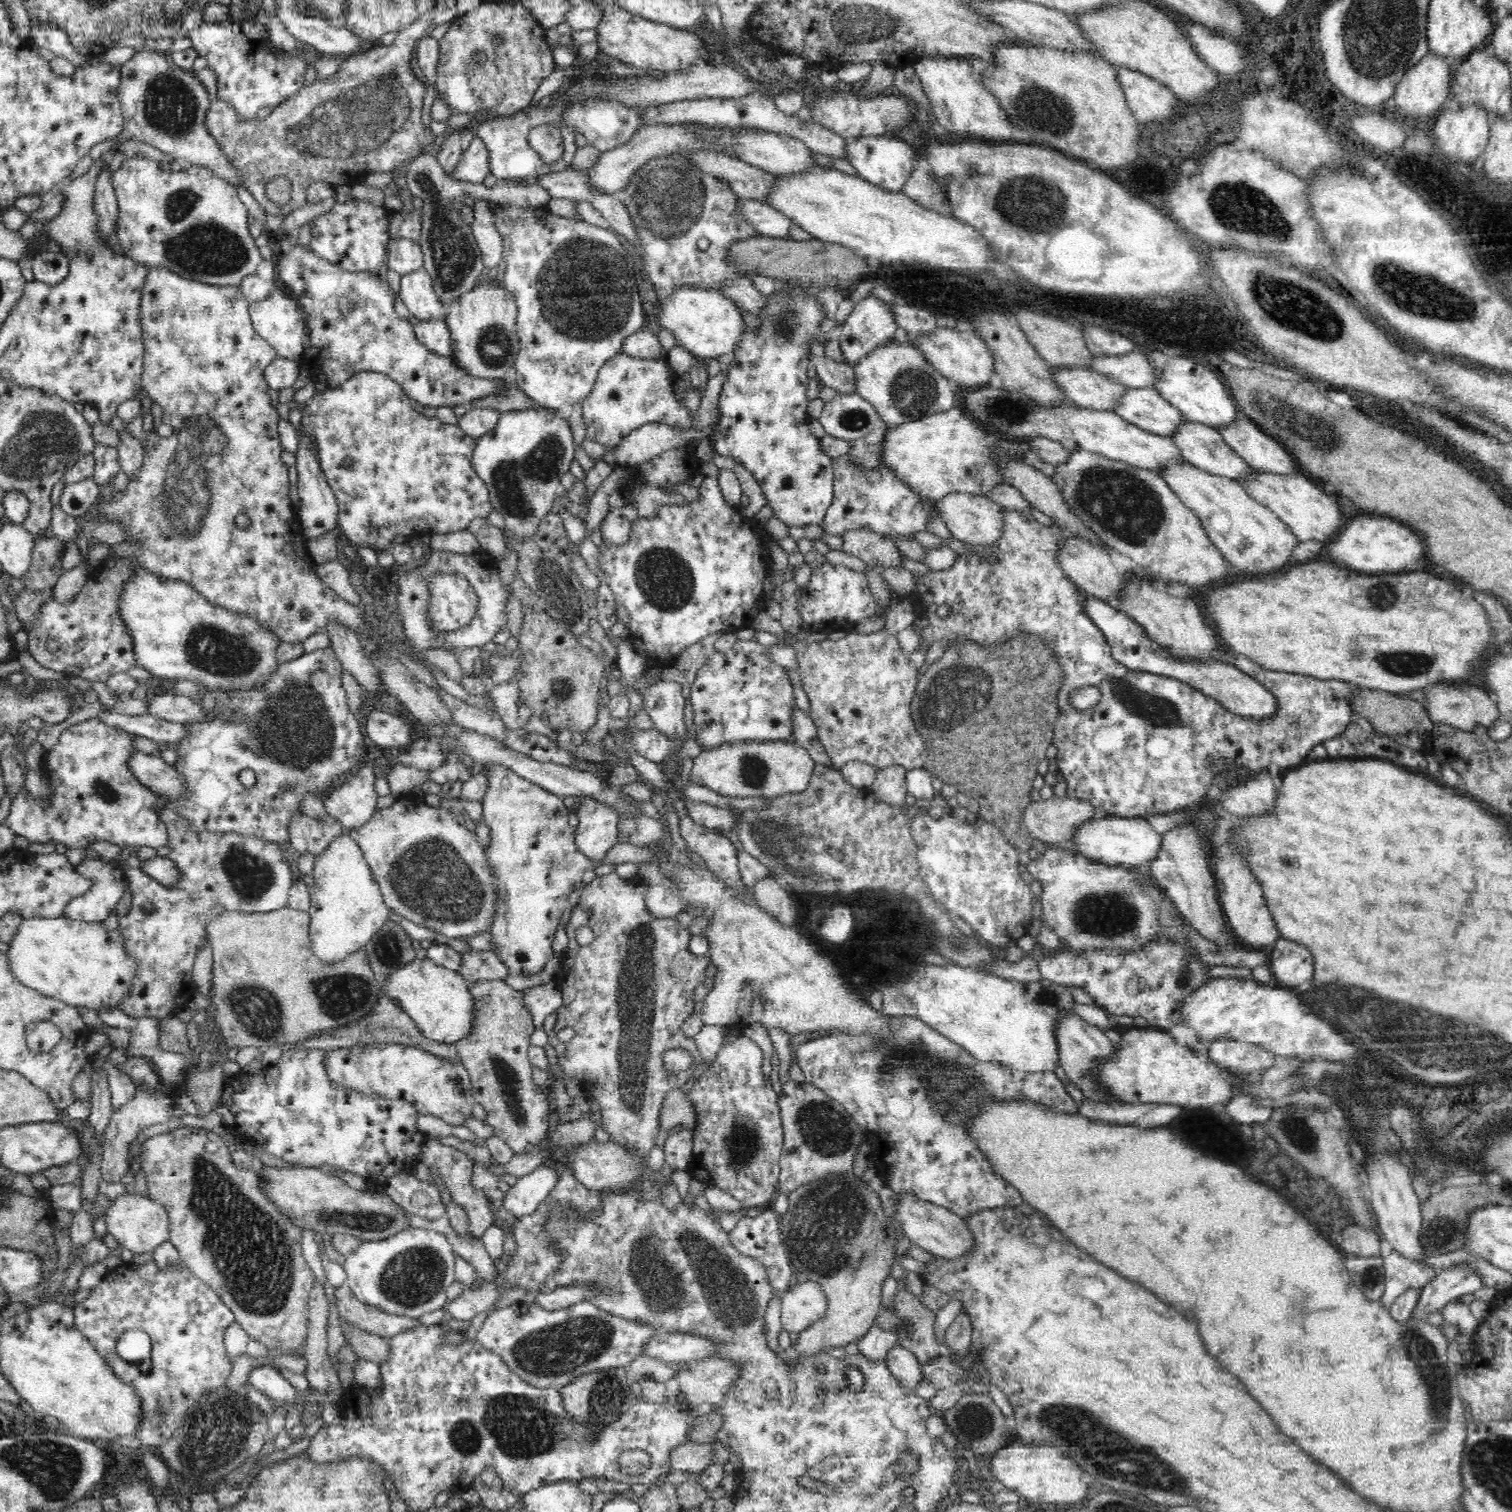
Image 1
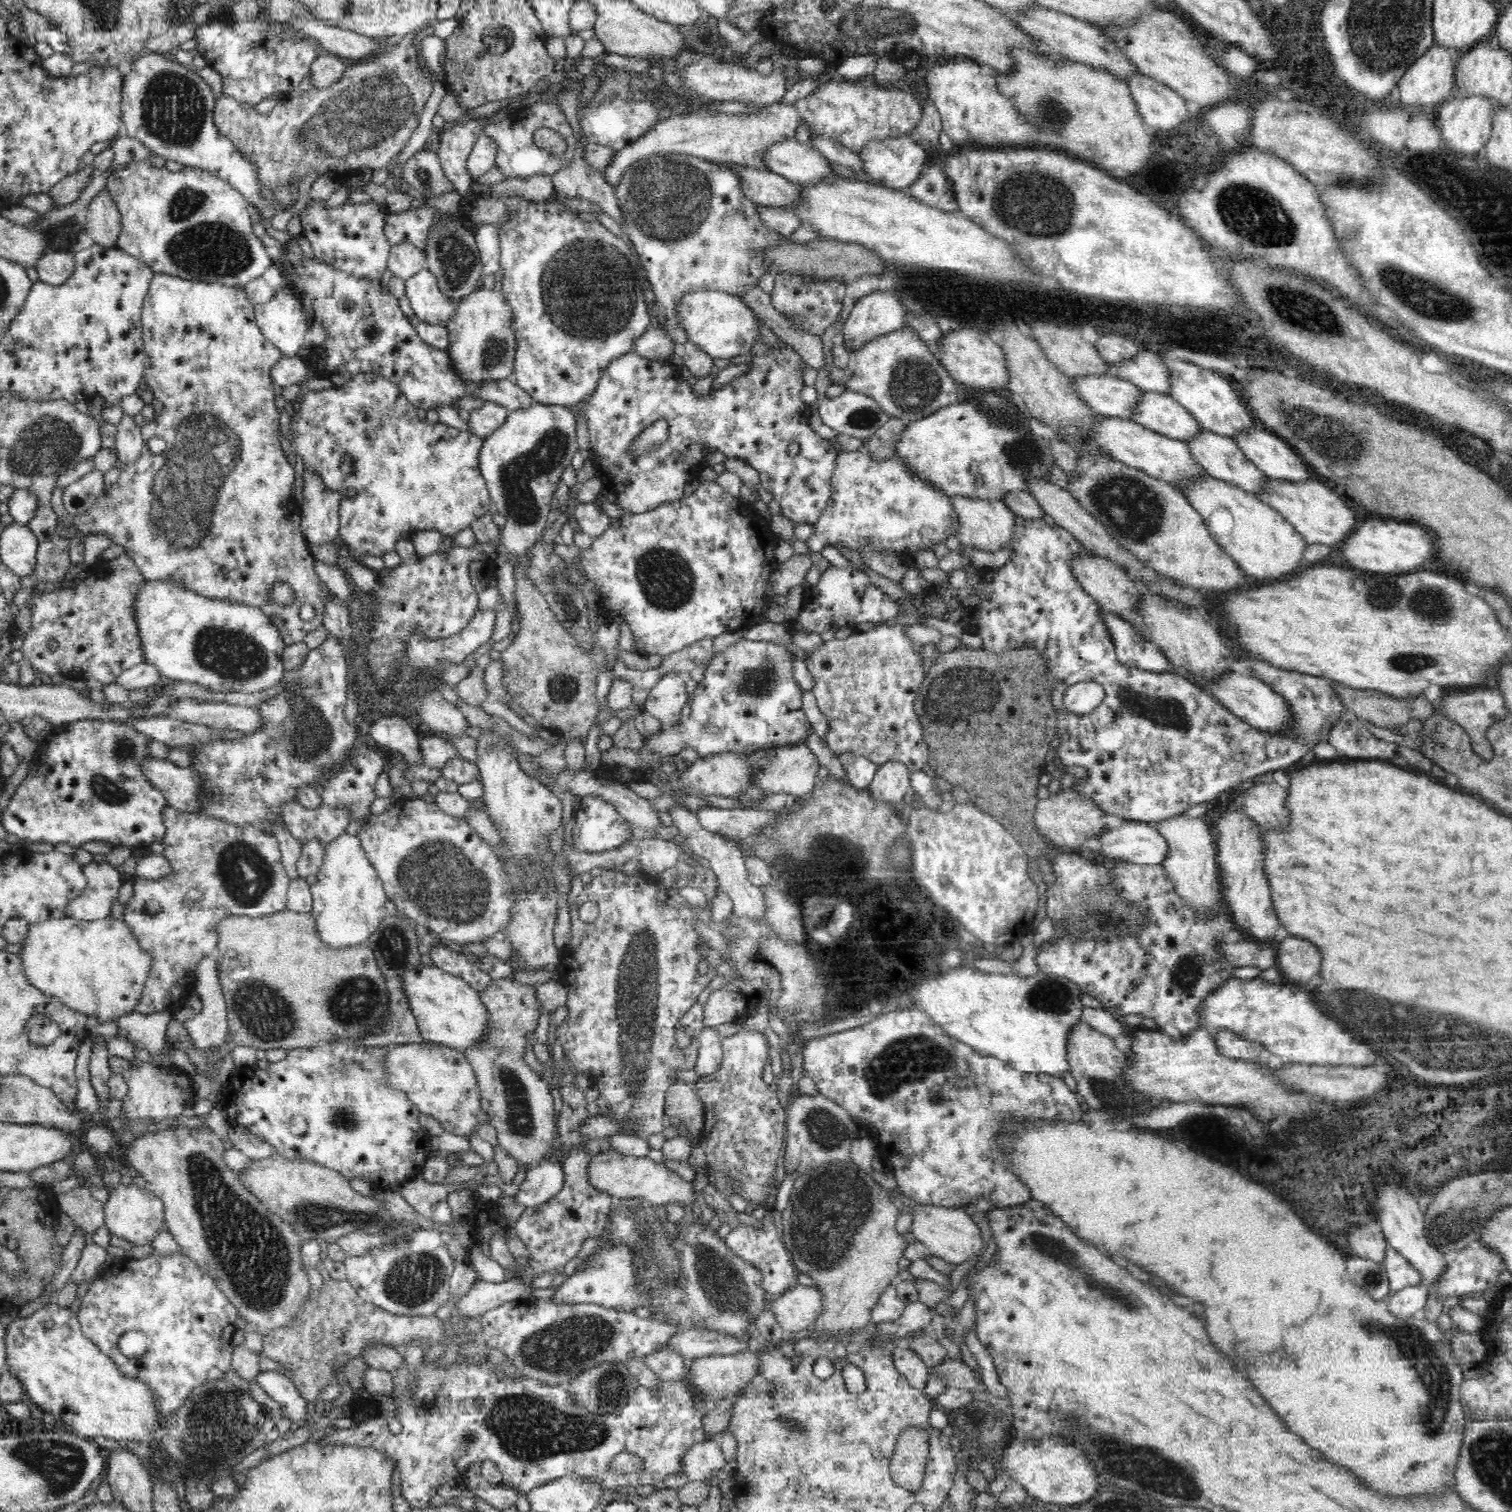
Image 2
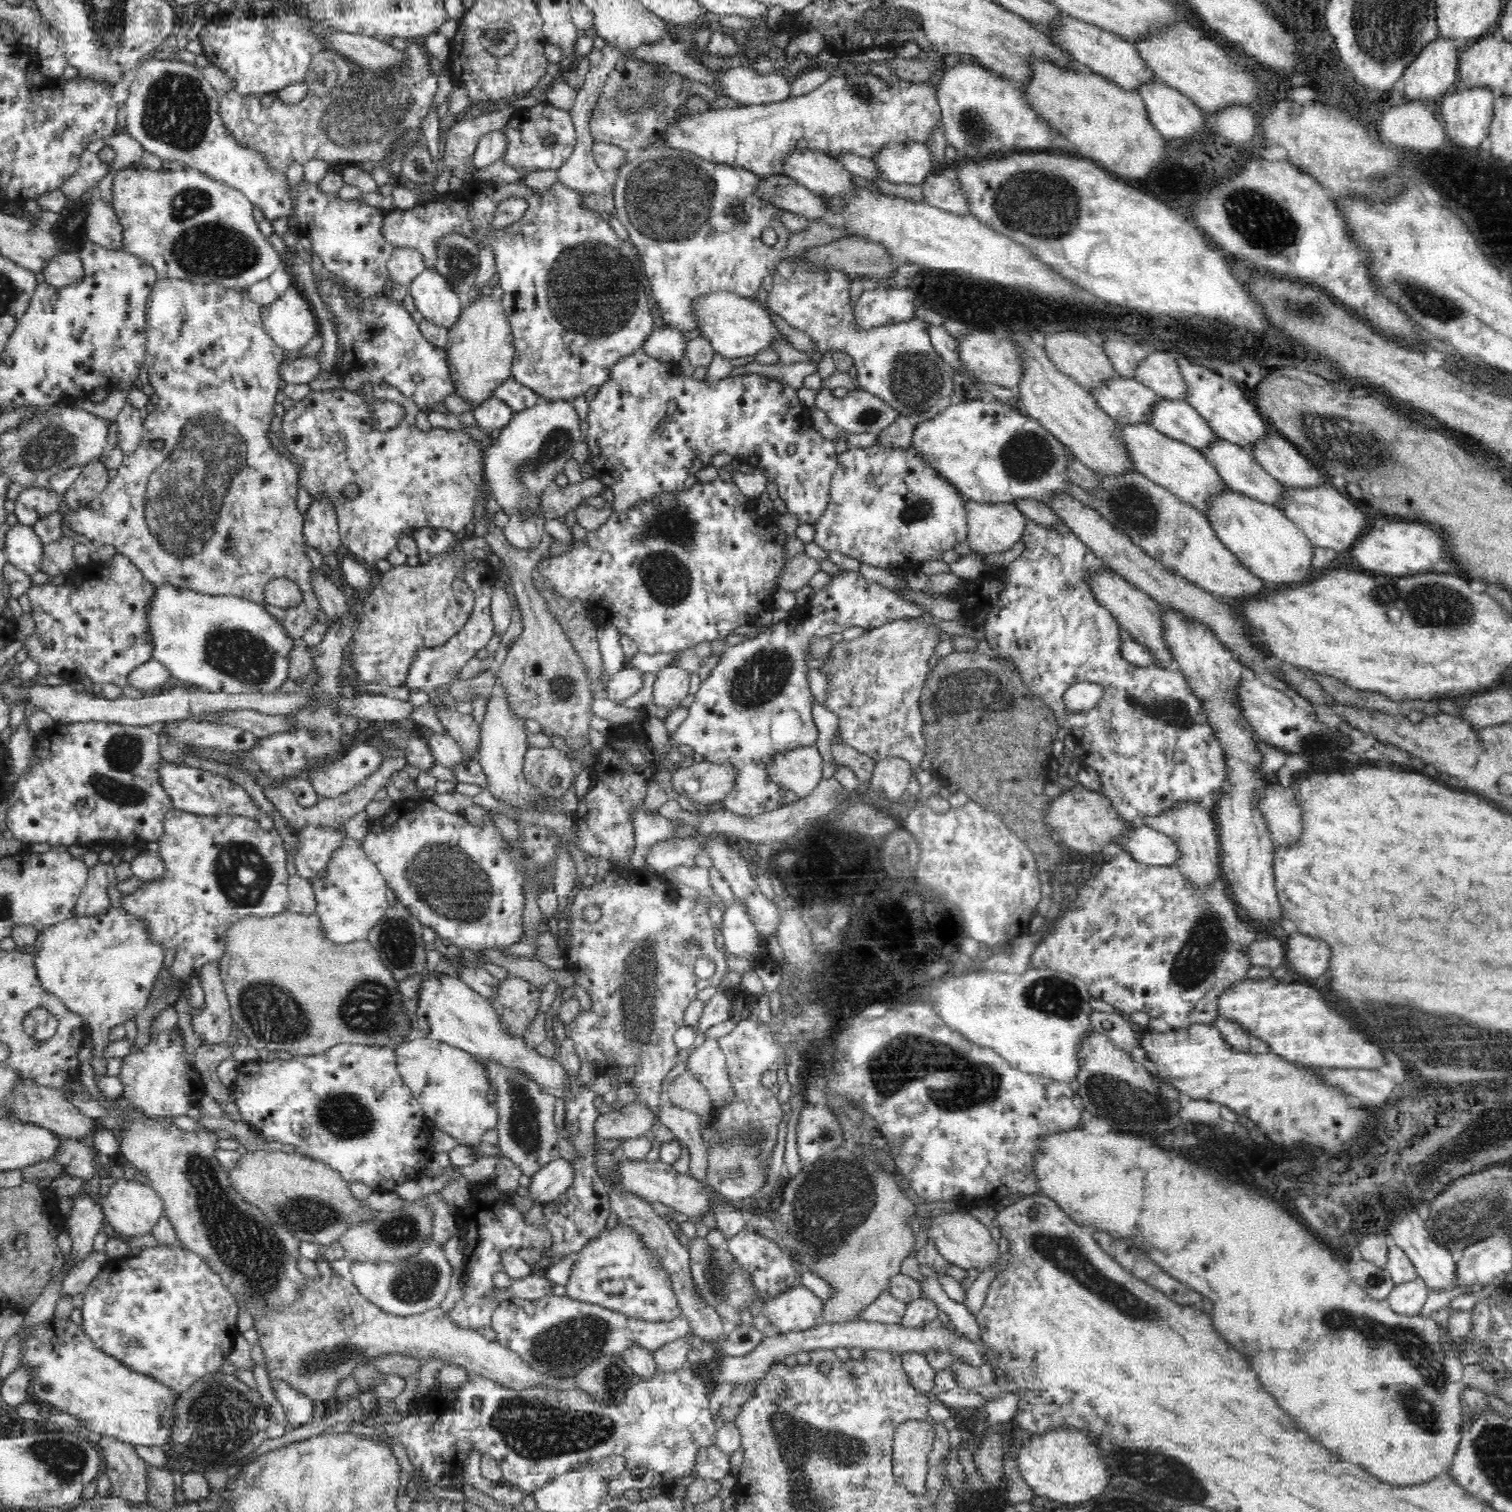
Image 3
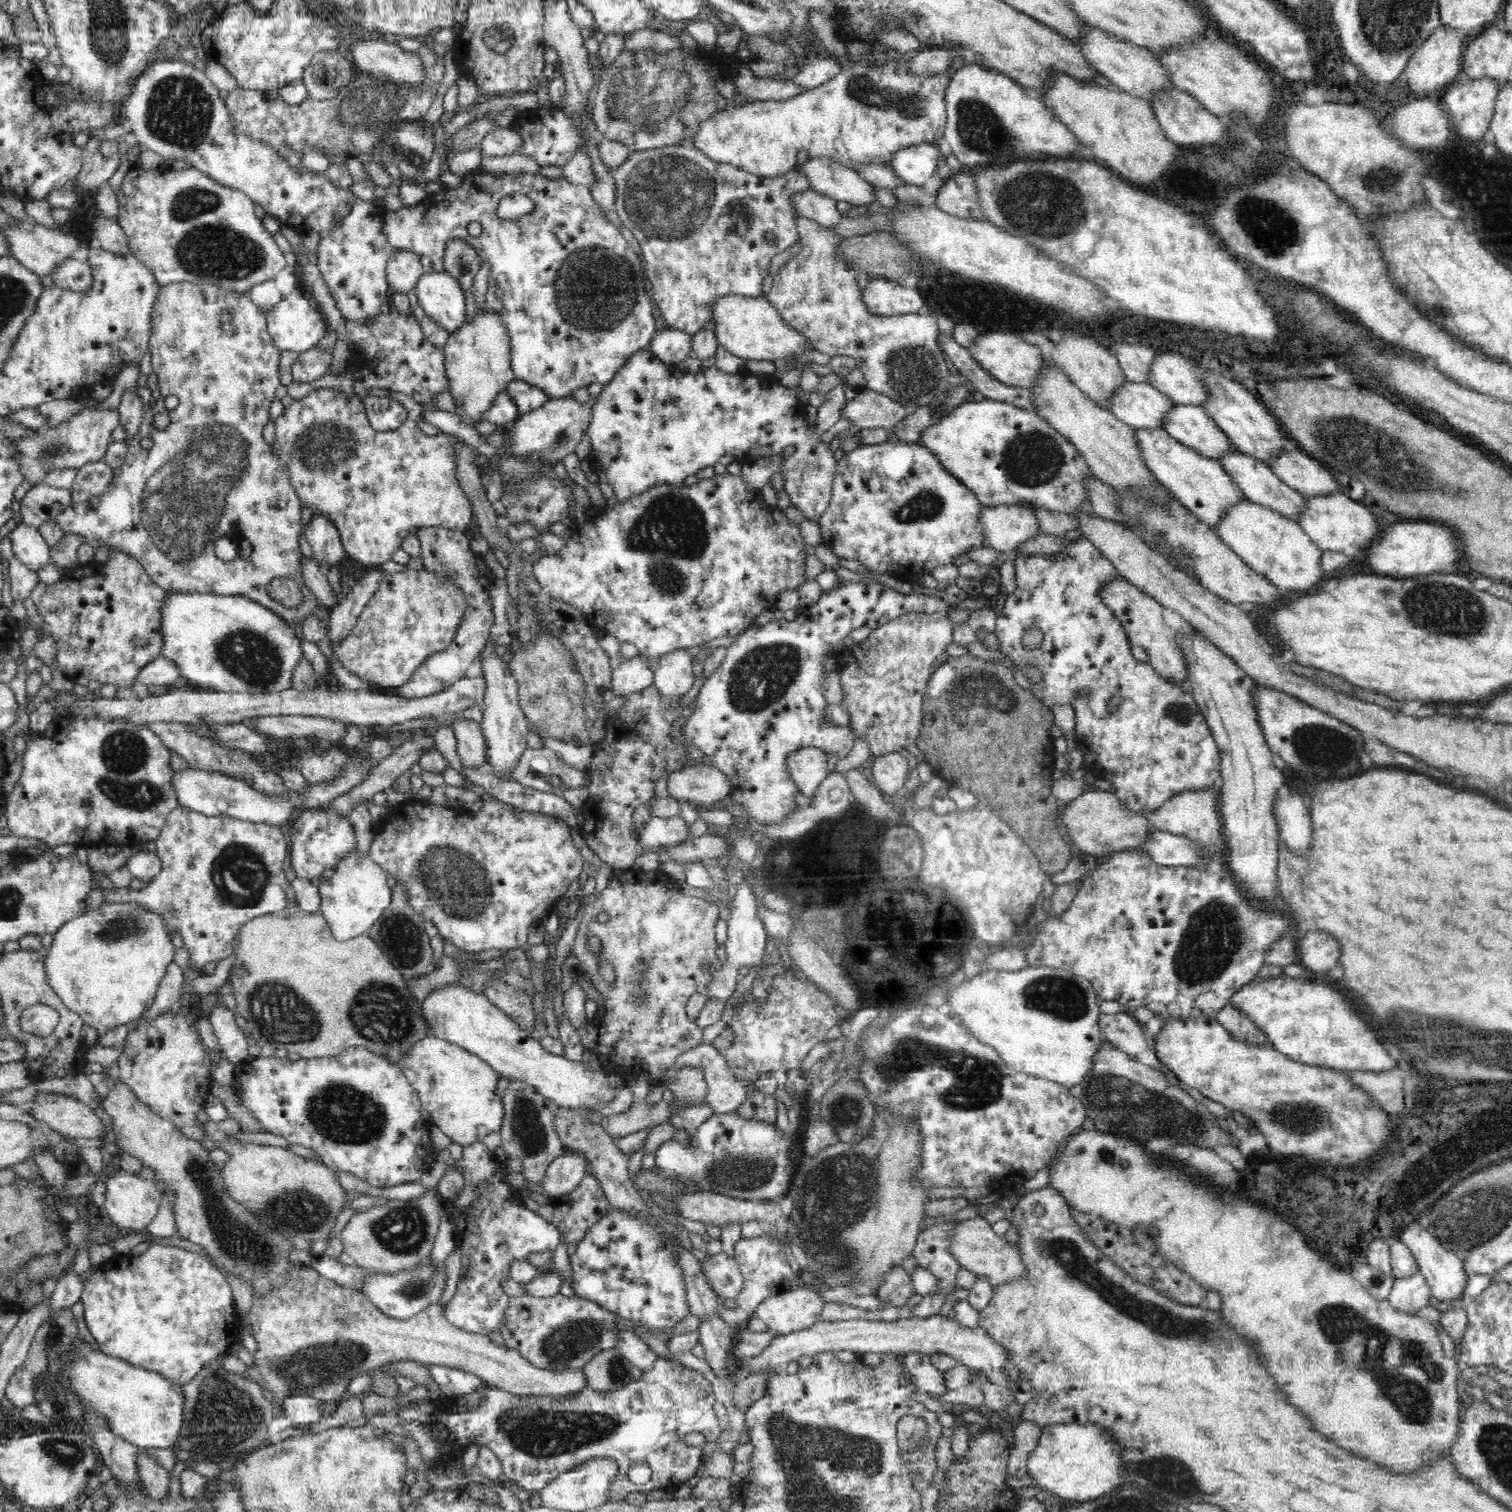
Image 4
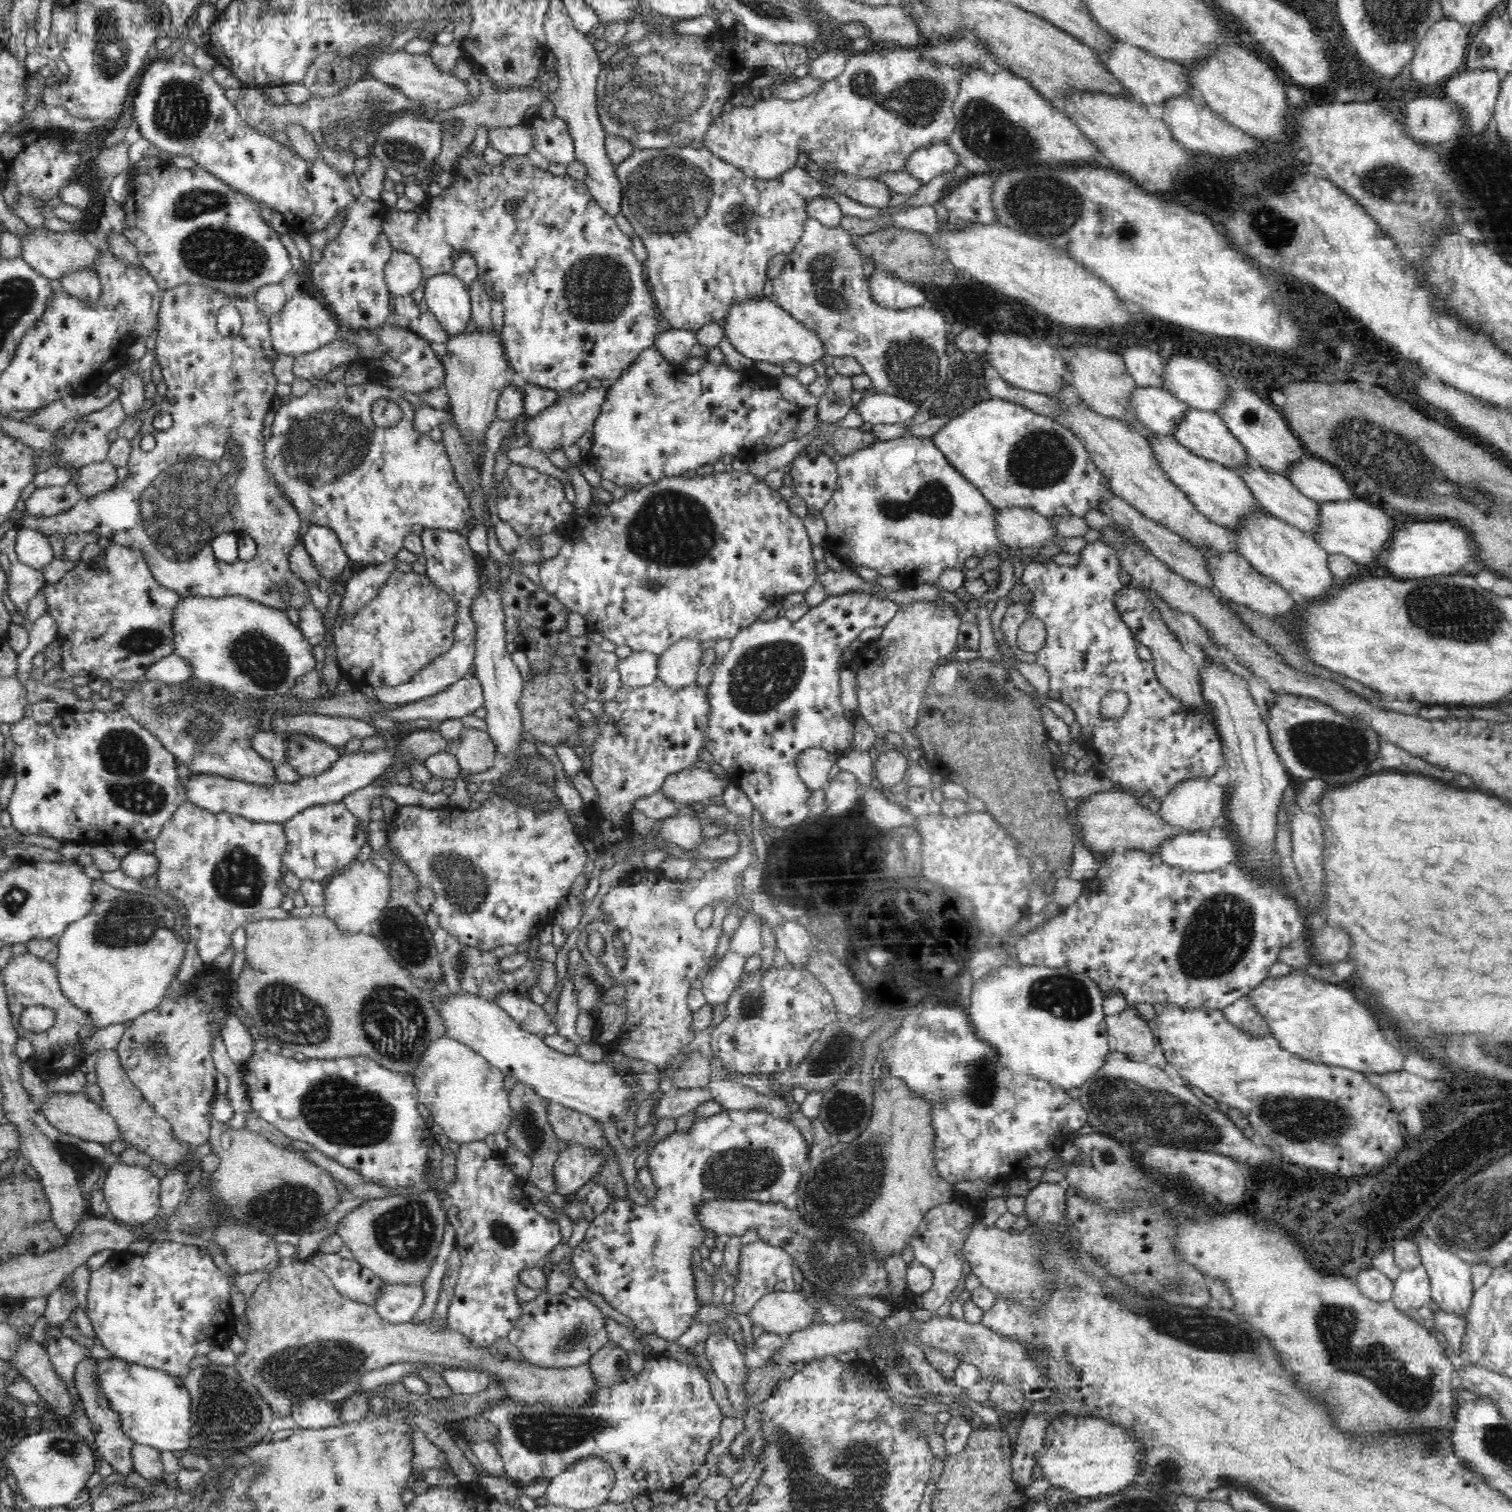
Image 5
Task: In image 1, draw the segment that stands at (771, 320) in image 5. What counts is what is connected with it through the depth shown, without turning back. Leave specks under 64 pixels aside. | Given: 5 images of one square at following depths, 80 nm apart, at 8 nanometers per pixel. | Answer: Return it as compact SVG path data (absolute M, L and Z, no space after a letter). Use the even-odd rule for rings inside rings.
M678 286L668 297L660 299L654 322L661 330L669 331L678 347L694 356L715 359L722 354L732 353L740 334L744 330L742 314L726 296L709 289Z

